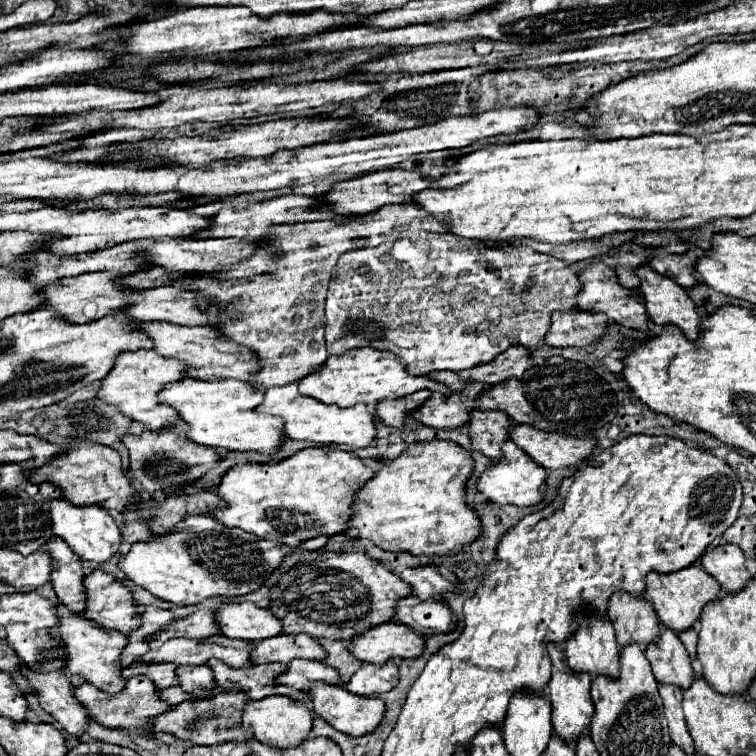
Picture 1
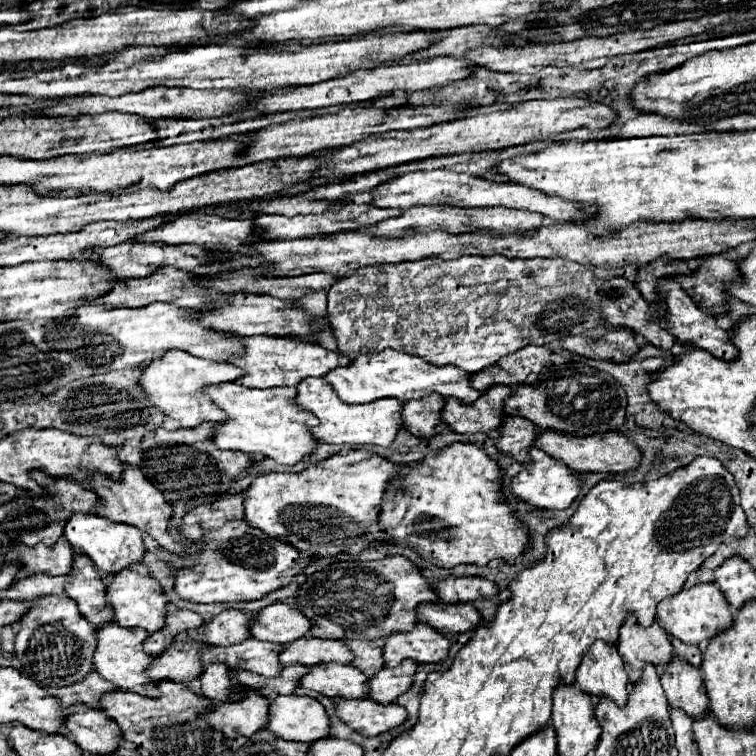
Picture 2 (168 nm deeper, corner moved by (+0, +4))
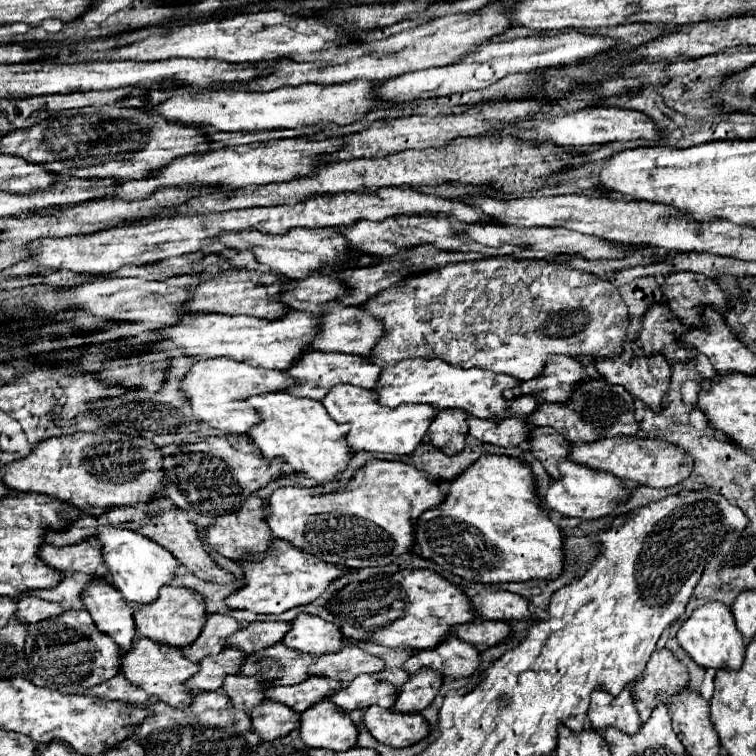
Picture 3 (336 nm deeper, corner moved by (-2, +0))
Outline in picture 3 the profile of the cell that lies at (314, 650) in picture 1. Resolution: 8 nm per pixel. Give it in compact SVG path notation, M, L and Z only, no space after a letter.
M347 641L339 651L327 653L327 655L317 655L313 663L309 665L311 675L323 675L329 679L337 679L349 683L355 675L361 673L379 673L383 669L383 661L375 655L369 655L361 651L355 643Z

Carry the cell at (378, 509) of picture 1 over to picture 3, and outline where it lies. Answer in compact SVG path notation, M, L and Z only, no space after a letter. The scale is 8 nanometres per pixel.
M483 453L473 465L447 481L445 499L421 513L415 521L415 549L421 557L435 561L445 571L459 575L471 583L501 583L501 581L529 581L557 577L563 571L563 533L543 513L533 491L535 481L531 467L513 457Z

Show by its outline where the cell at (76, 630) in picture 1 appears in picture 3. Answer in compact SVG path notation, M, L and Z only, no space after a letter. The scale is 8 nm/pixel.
M135 639L133 647L121 655L119 673L139 689L143 689L149 697L159 699L171 707L185 707L191 703L191 693L183 687L185 679L189 679L197 671L197 663L185 659L177 647L169 647L151 639Z

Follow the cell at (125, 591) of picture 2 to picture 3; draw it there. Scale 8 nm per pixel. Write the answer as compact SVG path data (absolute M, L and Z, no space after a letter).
M165 585L165 587L161 587L159 597L153 603L147 603L147 605L141 605L135 609L133 619L135 619L135 629L137 629L139 637L147 637L157 643L165 643L165 645L173 645L173 647L183 647L197 639L197 635L201 631L201 623L205 623L205 615L207 615L207 611L203 607L201 595L197 595L185 587Z

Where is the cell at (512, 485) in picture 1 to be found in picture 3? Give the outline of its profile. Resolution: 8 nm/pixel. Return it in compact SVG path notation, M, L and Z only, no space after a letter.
M561 461L559 463L559 479L553 479L547 487L547 509L557 511L565 517L577 517L577 519L599 519L603 515L609 515L613 511L613 507L619 501L625 501L629 497L629 485L623 483L621 479L603 473L603 471L595 471L589 469L585 465L577 465L573 461Z

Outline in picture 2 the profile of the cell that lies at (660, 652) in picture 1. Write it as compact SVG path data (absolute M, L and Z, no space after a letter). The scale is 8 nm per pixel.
M675 657L663 671L661 685L669 699L669 707L679 707L691 719L701 719L709 711L701 669Z

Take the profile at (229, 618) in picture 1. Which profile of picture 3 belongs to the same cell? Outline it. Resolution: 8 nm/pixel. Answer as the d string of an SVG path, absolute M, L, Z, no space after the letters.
M299 613L291 621L291 629L281 639L281 643L303 653L323 655L329 651L337 651L337 647L343 645L343 637L335 623L329 623L317 615Z

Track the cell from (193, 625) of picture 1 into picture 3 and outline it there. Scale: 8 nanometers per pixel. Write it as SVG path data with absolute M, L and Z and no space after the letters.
M255 621L235 631L227 637L227 647L239 649L243 653L255 653L263 647L271 647L279 643L279 639L289 631L289 623L281 621Z

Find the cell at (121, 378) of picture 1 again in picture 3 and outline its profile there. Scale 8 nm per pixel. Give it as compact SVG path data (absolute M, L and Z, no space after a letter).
M201 359L185 373L185 377L179 381L179 389L185 395L187 403L191 405L193 415L219 431L225 433L245 433L253 423L257 423L257 413L253 413L251 407L247 407L245 401L249 395L279 391L289 387L293 379L285 377L283 371L277 369L257 369L247 363L237 363L233 359Z

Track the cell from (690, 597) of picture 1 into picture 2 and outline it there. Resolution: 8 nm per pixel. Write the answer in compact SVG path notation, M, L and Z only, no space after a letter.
M715 583L695 585L689 591L683 589L675 597L661 601L659 607L657 607L657 617L659 617L659 621L663 623L663 627L669 635L673 635L679 641L689 643L689 645L701 645L703 641L713 639L717 633L725 631L733 623L731 607L725 601L719 587L715 587Z

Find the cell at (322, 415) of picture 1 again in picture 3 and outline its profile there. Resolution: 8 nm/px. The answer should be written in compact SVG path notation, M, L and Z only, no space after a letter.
M337 385L333 387L321 401L329 413L329 417L337 423L351 423L351 431L345 435L345 441L355 451L381 451L393 455L409 455L421 441L427 437L427 427L437 413L435 407L429 405L399 405L395 409L381 407L369 389L353 387L353 385Z

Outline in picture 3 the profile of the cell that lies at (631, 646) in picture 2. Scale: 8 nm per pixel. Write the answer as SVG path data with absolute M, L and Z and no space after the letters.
M655 649L643 673L633 683L633 699L641 721L649 719L653 705L669 703L671 695L689 685L687 667L667 649Z

